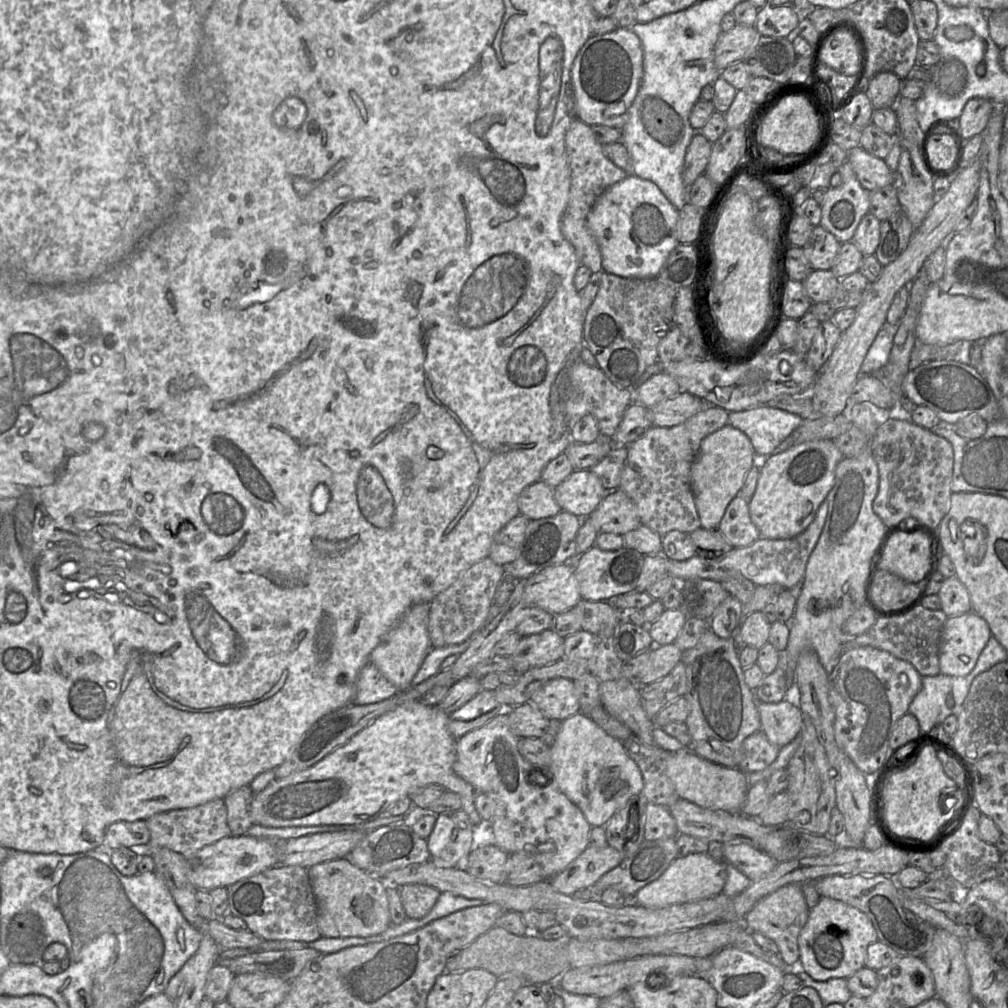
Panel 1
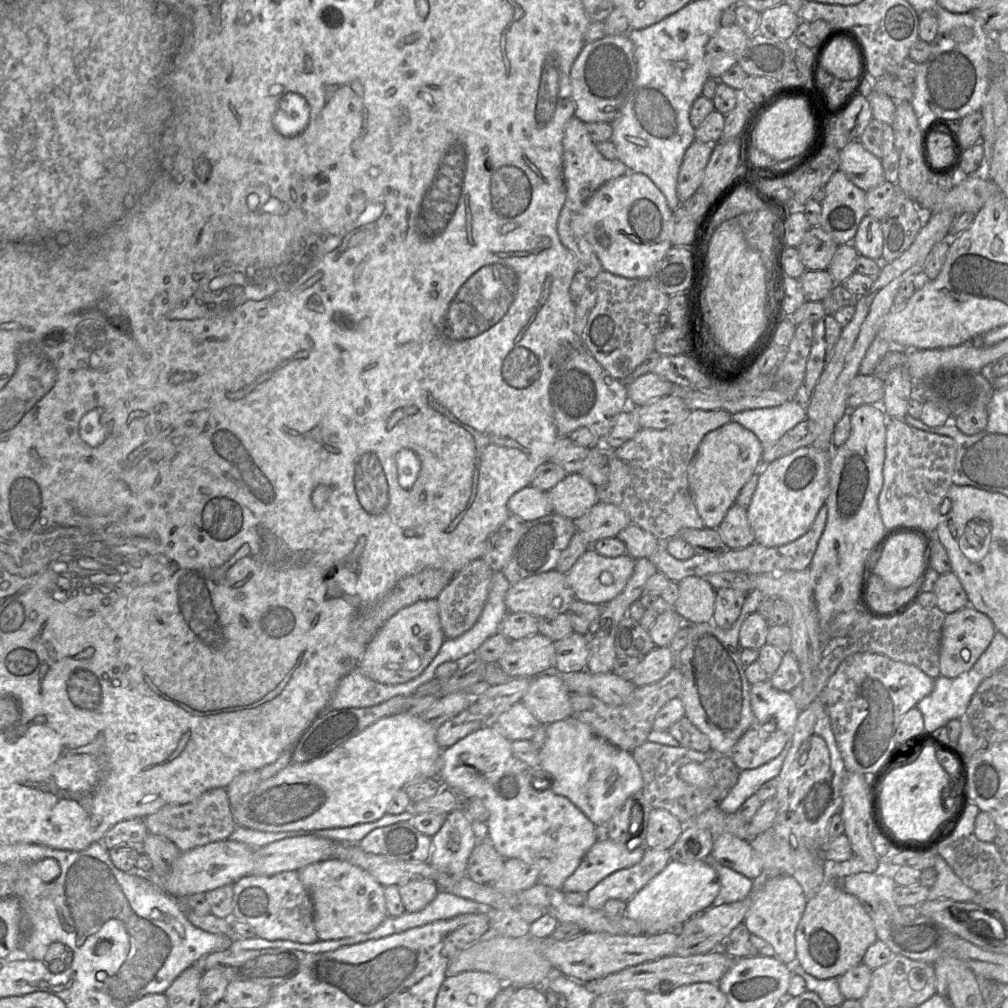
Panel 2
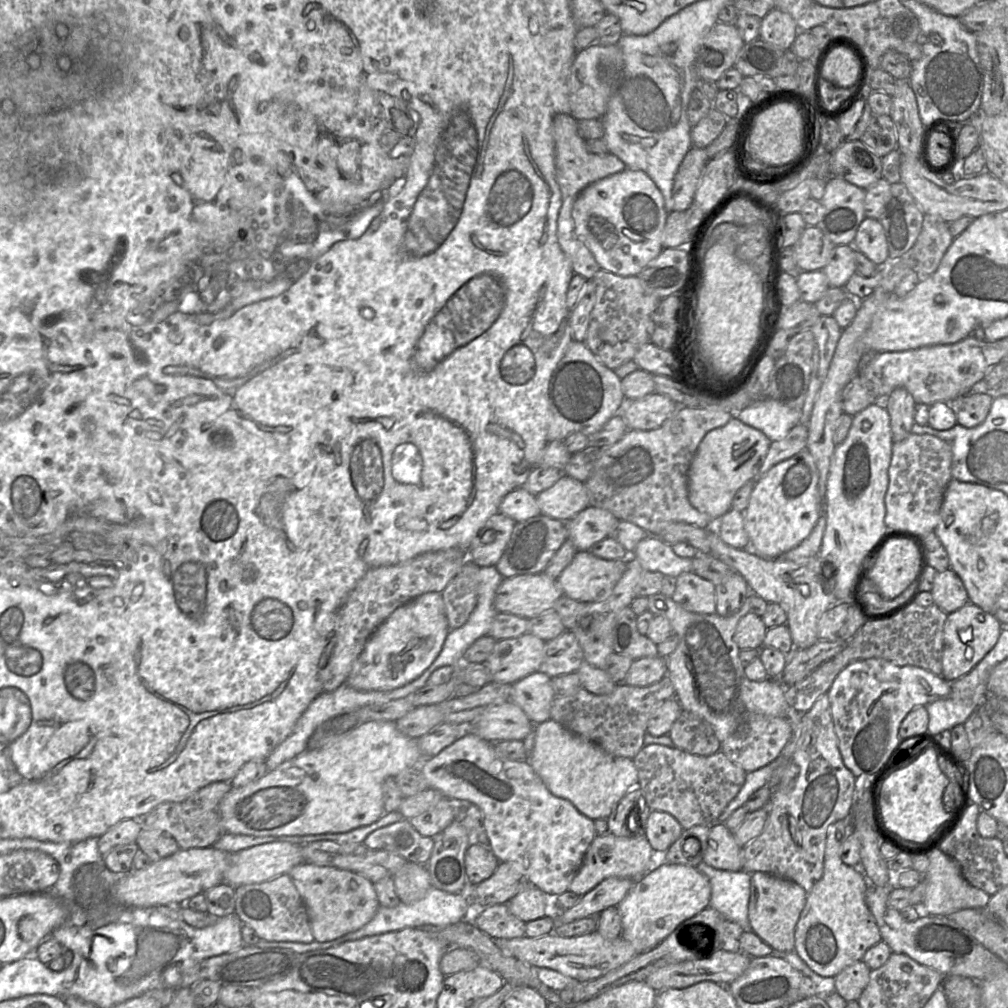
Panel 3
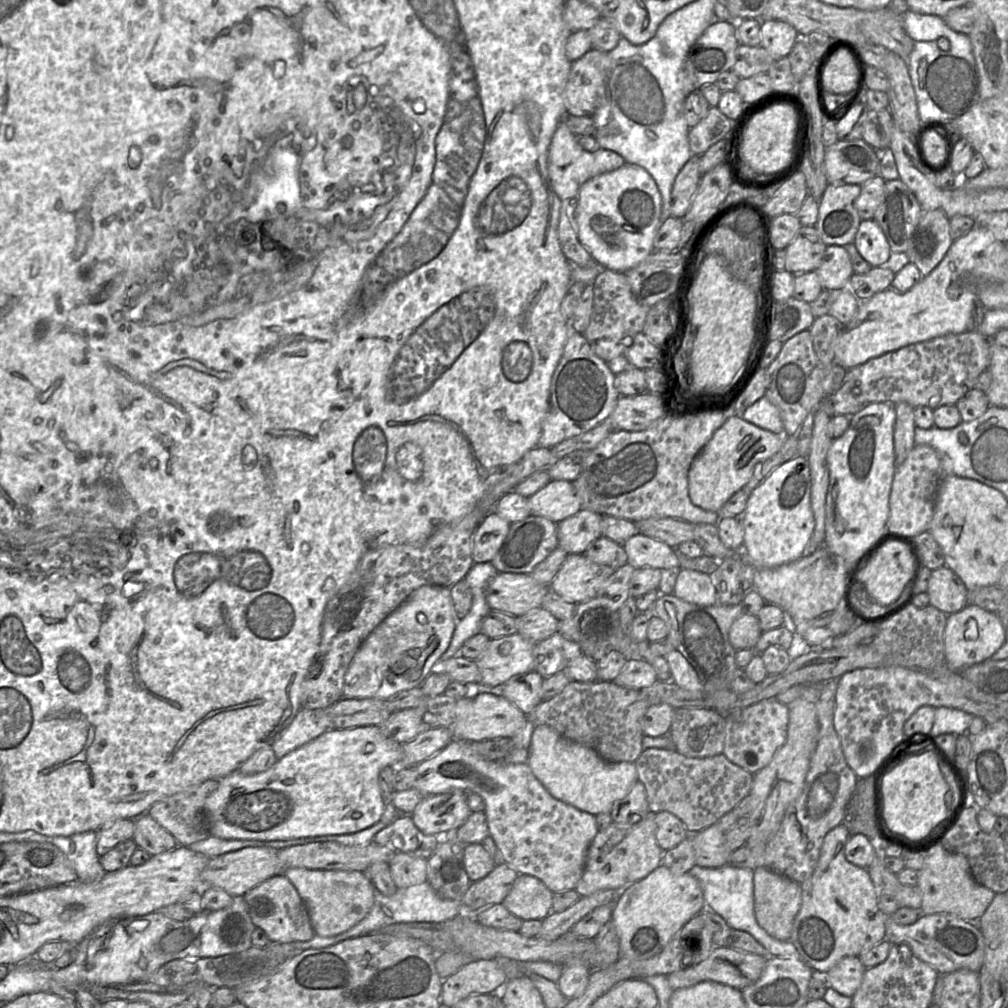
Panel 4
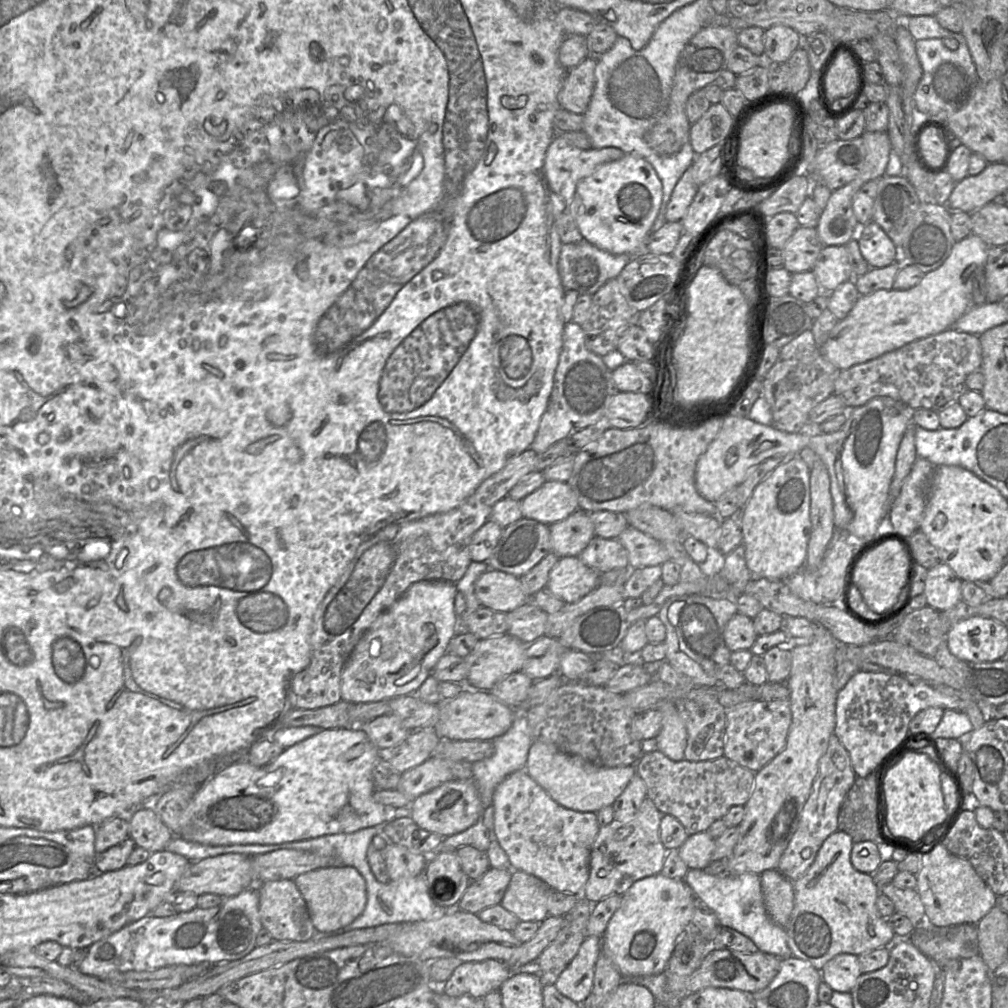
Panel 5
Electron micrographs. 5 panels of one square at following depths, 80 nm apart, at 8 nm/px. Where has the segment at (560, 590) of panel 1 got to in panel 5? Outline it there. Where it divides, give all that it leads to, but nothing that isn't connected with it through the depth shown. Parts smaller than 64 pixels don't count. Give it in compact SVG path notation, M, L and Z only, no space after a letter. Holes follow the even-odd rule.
M488 569L475 582L475 595L483 607L509 613L530 598L524 593L520 577Z

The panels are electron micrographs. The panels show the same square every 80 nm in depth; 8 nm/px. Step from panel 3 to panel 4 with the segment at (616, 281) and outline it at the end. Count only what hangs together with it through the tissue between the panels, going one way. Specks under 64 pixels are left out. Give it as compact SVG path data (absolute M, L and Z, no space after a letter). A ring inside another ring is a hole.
M605 269L593 283L593 308L589 325L582 333L593 352L605 362L623 355L634 337L643 331L650 307L640 304L633 296L625 273Z

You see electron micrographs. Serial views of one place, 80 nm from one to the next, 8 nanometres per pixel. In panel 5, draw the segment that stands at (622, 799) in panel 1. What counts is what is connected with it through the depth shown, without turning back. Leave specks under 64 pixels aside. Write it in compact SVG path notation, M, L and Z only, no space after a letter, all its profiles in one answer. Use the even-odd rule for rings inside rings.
M541 741L532 742L526 771L561 806L575 811L595 813L603 807L612 806L636 773L632 765L600 766L578 755L564 753L553 744Z

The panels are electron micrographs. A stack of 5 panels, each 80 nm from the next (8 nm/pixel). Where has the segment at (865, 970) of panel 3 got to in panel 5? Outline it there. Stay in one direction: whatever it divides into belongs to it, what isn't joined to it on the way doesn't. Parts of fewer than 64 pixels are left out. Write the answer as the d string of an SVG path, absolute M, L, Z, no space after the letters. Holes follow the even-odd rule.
M850 953L834 956L820 970L822 981L833 991L850 992L862 974L858 956Z

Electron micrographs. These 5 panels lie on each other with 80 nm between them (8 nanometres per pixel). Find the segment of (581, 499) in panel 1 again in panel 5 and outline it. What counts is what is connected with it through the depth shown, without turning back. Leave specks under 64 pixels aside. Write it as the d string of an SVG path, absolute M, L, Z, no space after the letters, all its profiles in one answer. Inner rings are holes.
M545 481L520 503L523 517L546 525L562 521L579 509L574 491L560 481Z

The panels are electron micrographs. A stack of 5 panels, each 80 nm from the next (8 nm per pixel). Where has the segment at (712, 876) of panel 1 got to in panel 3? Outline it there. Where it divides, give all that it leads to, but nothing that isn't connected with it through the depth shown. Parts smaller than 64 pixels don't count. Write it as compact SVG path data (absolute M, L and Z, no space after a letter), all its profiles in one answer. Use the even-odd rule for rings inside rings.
M657 856L656 863L645 875L637 879L618 904L622 922L621 937L642 953L658 946L681 923L709 907L711 885L709 878L697 867L670 864Z

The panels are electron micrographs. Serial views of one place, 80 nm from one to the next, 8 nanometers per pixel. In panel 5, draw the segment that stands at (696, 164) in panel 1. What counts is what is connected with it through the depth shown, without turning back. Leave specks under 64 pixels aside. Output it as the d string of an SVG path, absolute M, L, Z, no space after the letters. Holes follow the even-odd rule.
M691 166L684 172L672 192L666 208L666 221L680 222L684 218L697 191L698 186L693 180L693 168Z

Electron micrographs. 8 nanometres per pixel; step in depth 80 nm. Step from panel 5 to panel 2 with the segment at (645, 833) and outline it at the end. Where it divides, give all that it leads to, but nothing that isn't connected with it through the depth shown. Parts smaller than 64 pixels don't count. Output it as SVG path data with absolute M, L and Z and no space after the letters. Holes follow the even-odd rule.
M607 839L595 842L583 857L575 872L563 886L565 892L588 893L601 880L617 870L629 868L641 861L646 845L625 845Z

